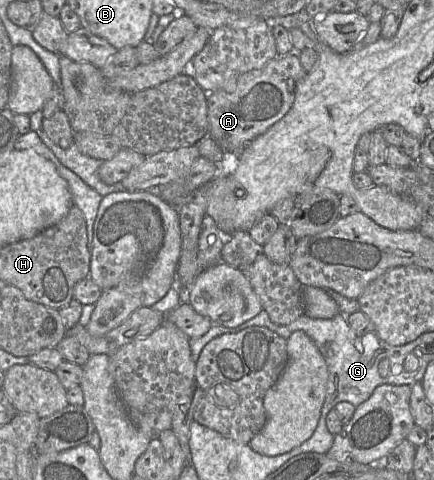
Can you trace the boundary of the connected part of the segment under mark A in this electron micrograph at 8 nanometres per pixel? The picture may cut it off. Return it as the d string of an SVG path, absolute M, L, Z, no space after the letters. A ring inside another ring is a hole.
M278 55L264 67L242 74L233 92L208 92L206 102L209 136L224 152L241 153L248 143L267 131L290 110L295 100L297 84L306 74L300 56Z

